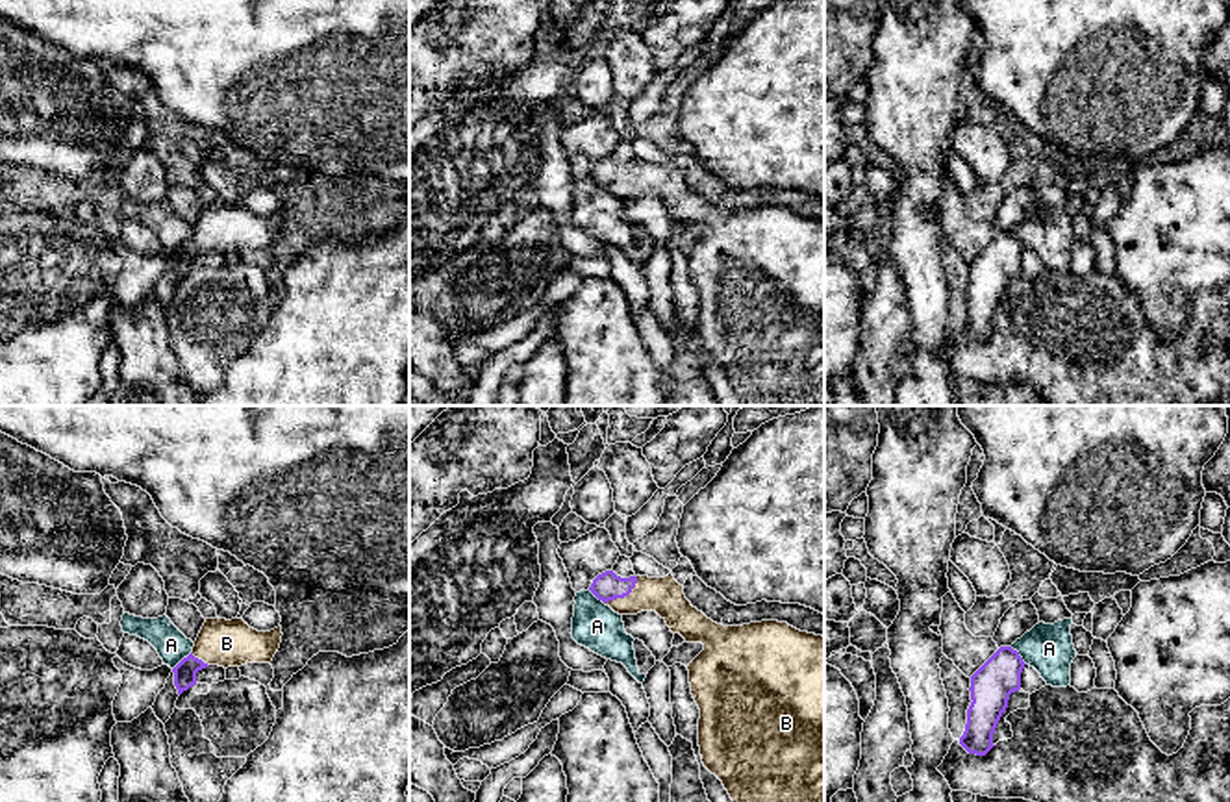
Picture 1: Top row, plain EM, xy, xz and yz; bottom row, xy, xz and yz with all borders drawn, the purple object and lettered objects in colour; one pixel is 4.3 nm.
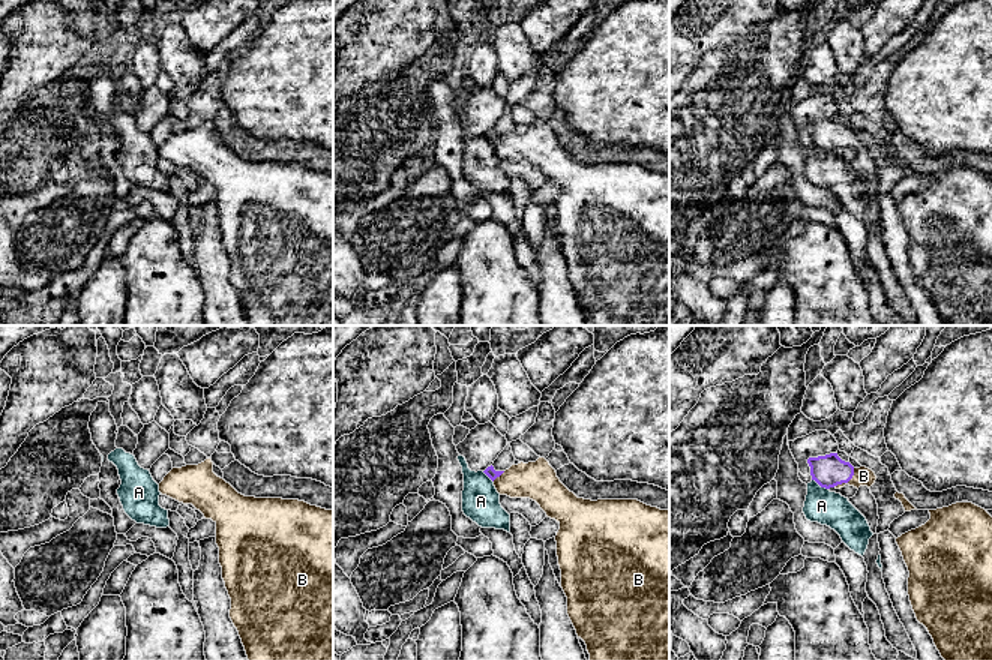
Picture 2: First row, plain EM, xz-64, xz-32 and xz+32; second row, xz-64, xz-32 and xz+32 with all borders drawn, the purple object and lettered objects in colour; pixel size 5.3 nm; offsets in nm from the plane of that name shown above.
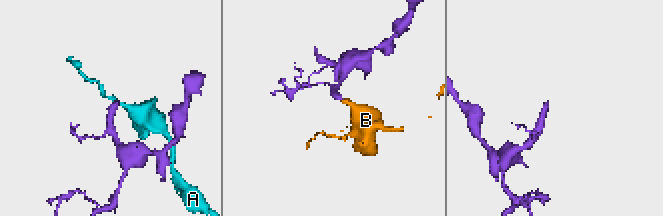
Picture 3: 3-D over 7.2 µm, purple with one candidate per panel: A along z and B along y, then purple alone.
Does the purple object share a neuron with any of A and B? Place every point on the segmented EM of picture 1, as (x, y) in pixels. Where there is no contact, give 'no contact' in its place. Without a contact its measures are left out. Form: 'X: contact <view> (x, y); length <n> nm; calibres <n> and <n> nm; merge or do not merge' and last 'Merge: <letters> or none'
A: contact xy (182, 660); length 120 nm; calibres 100 and 140 nm; do not merge
B: contact xz (625, 595); length 190 nm; calibres 120 and 160 nm; merge
Merge: B

